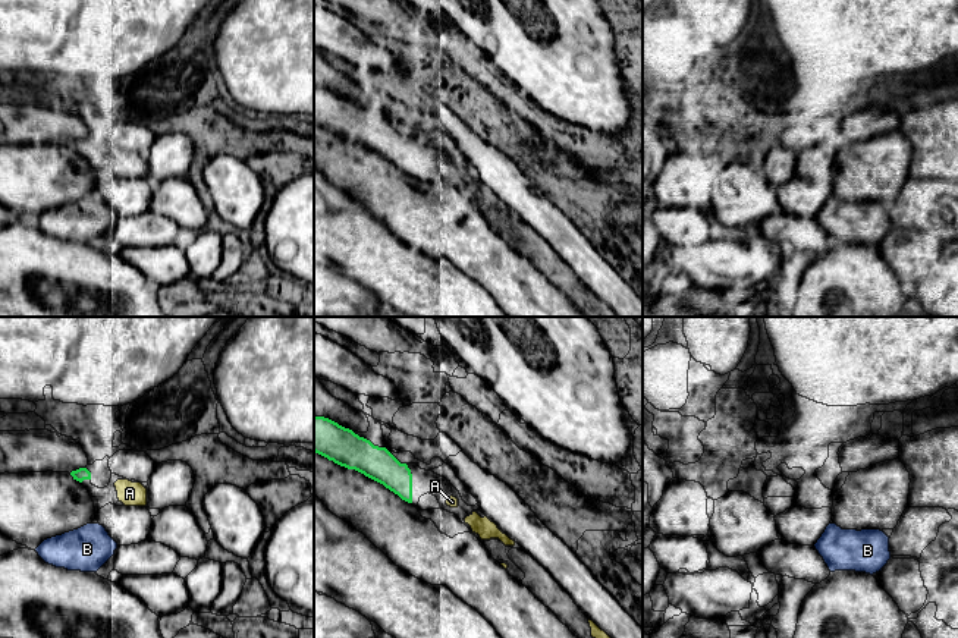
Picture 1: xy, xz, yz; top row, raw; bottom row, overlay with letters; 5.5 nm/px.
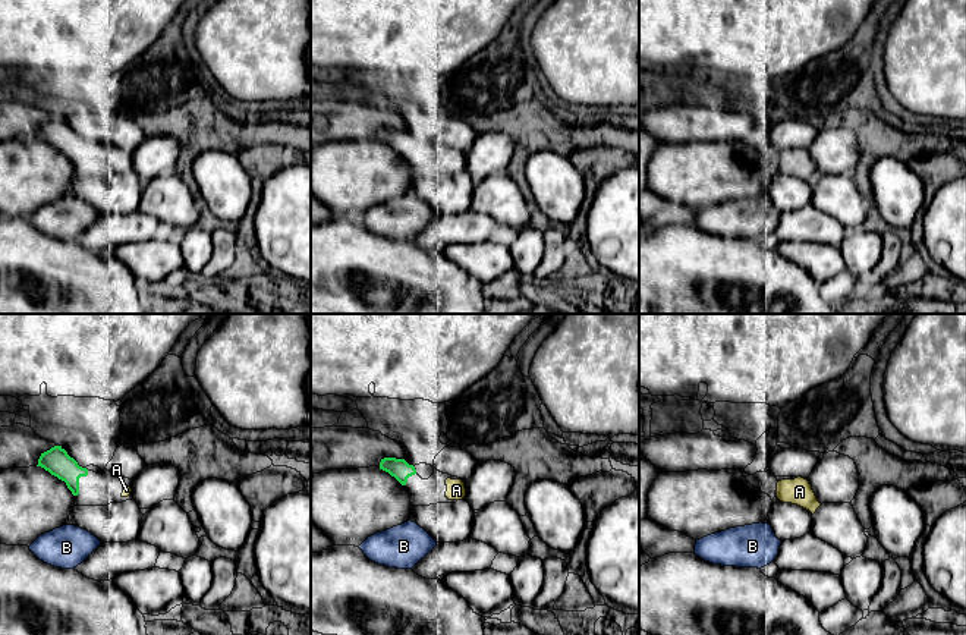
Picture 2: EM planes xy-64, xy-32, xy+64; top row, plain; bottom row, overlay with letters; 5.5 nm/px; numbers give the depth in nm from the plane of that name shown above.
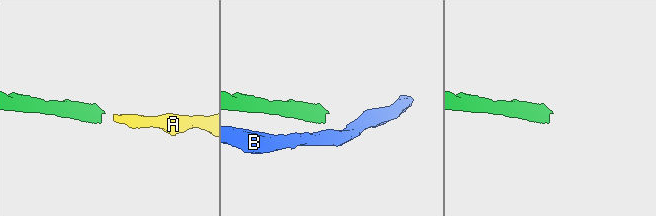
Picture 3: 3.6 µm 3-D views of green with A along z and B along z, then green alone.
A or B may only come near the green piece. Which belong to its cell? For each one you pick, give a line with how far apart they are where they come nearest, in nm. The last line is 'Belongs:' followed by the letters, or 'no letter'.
A: Distance 140 nm
Belongs: A

